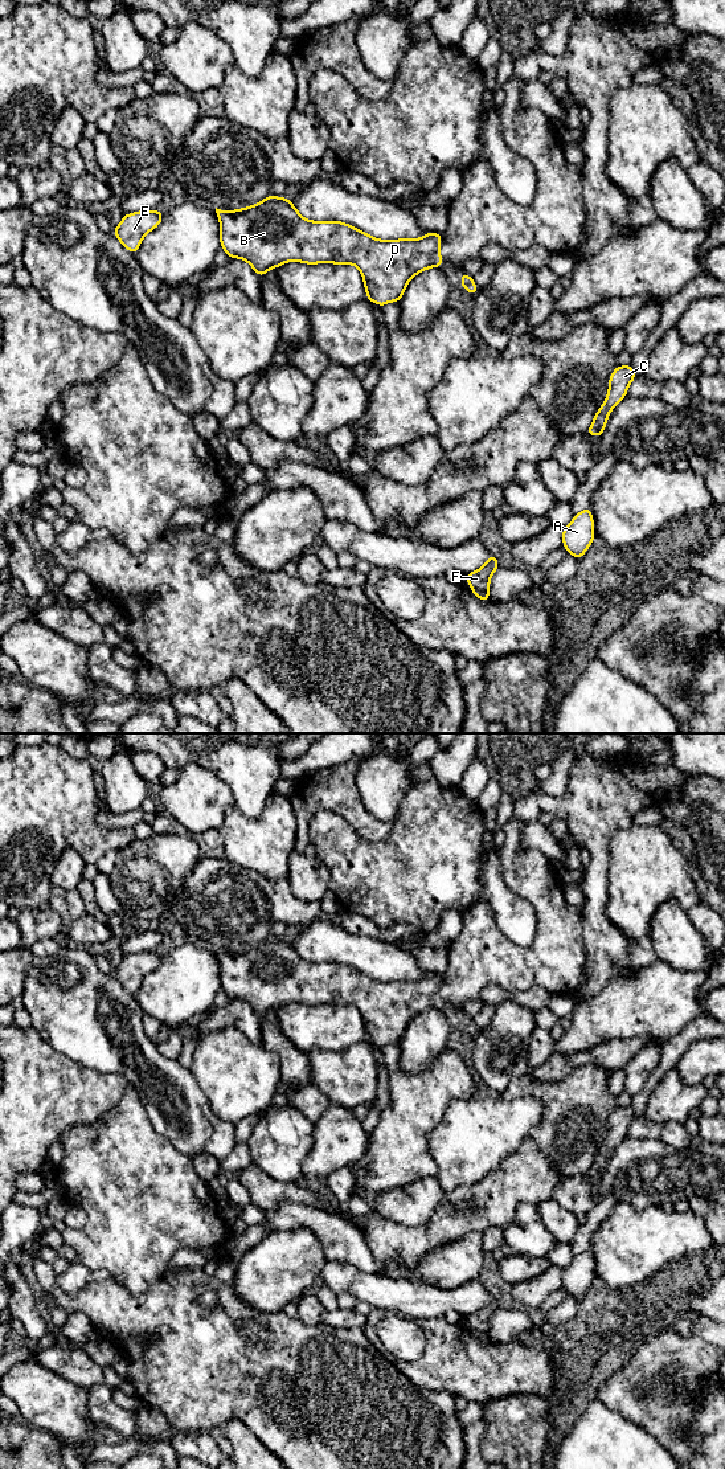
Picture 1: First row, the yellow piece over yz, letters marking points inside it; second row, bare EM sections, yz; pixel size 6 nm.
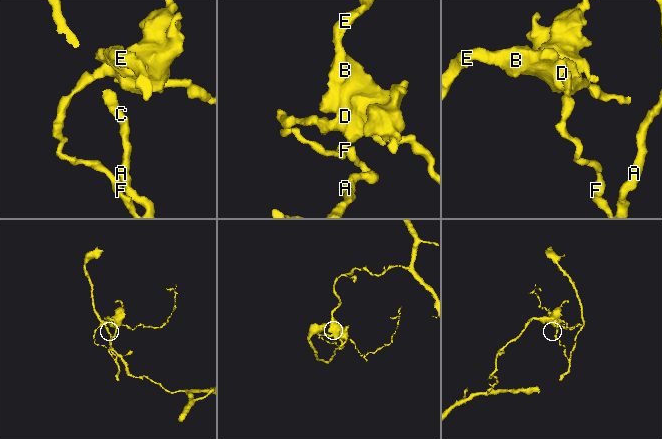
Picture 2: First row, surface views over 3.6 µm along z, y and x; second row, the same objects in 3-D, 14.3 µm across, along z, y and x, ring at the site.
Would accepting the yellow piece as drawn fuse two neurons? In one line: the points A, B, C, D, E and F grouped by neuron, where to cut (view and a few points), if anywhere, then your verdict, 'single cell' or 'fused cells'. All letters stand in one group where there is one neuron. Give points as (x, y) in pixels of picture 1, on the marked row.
A C / B D E F; cut in yz along (472, 590), (480, 590), (487, 594); fused cells

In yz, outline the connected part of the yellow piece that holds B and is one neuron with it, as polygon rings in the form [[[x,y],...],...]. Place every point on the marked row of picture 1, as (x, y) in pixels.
[[[269,195],[265,200],[237,210],[221,210],[216,208],[220,220],[220,244],[230,259],[241,258],[262,278],[270,269],[279,267],[290,261],[306,265],[333,263],[355,265],[364,281],[366,300],[384,307],[388,302],[400,303],[410,279],[430,267],[441,267],[445,261],[439,254],[442,234],[427,232],[421,238],[380,240],[341,221],[312,221],[300,216],[288,197]]]

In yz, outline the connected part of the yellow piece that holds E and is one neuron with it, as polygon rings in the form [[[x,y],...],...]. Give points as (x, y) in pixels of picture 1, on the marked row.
[[[139,210],[123,214],[120,224],[114,228],[114,236],[126,250],[136,254],[144,236],[156,229],[163,217],[164,212],[160,210]]]

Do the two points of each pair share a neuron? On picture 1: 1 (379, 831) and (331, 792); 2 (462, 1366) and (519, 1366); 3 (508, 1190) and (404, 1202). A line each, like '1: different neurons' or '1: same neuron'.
1: same neuron
2: same neuron
3: different neurons

